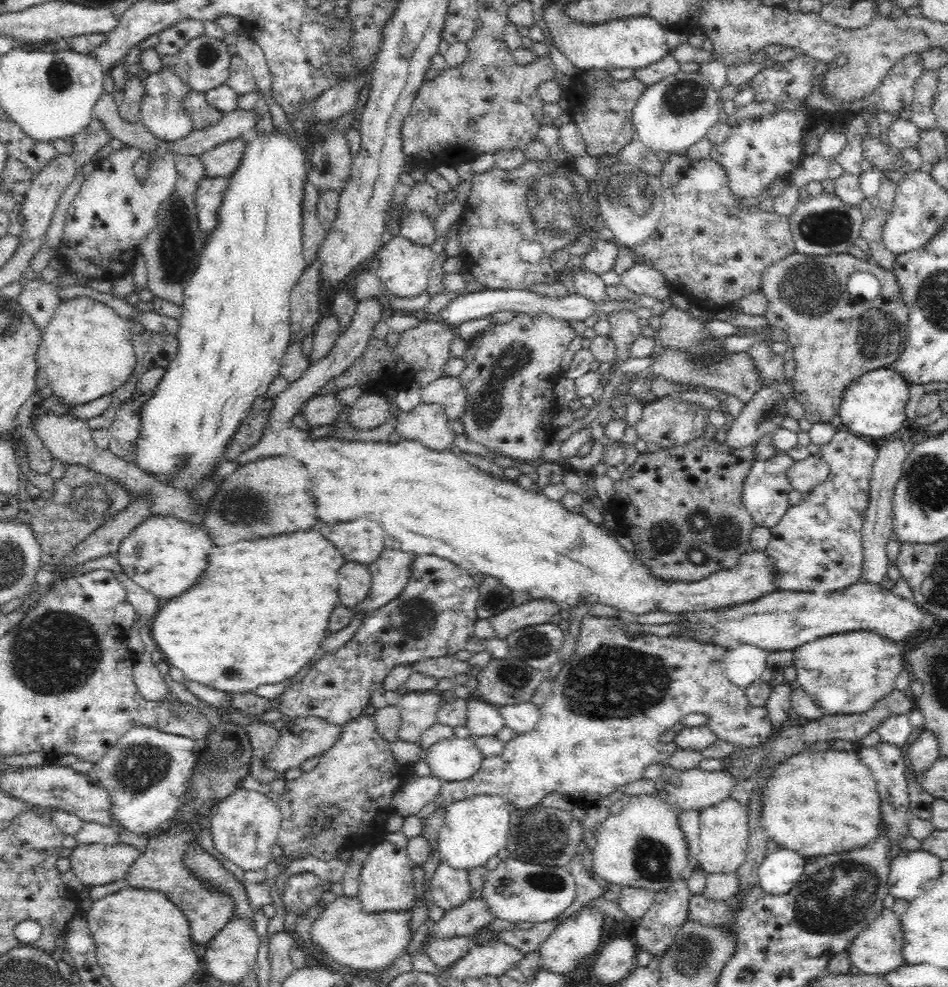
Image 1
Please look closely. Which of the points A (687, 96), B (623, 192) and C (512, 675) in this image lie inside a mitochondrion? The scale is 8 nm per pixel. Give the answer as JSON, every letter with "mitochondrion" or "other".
{"A":"mitochondrion","B":"mitochondrion","C":"mitochondrion"}

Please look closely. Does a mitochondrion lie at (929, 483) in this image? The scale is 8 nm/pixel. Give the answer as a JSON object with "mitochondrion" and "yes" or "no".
{"mitochondrion":"yes"}

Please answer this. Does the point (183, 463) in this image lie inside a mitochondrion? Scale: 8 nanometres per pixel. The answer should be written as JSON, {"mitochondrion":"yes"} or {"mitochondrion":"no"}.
{"mitochondrion":"no"}

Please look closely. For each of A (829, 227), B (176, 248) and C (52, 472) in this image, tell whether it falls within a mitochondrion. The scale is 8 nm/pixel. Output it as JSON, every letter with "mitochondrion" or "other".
{"A":"mitochondrion","B":"mitochondrion","C":"other"}

